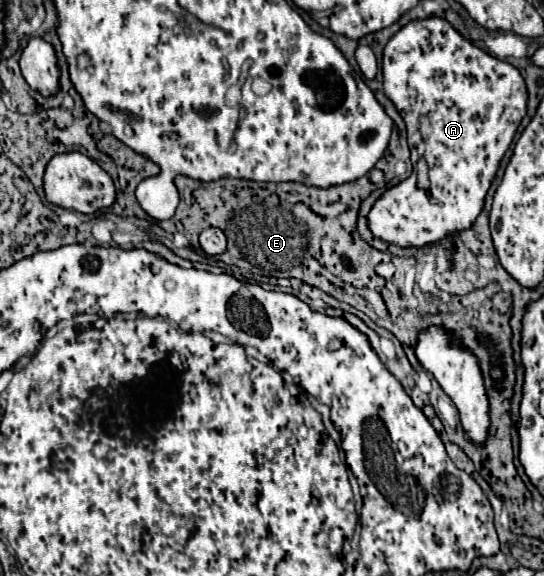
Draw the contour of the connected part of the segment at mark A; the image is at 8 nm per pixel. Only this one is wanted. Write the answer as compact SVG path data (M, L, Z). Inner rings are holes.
M436 16L412 20L388 40L382 54L382 74L384 94L394 102L396 110L406 122L414 170L406 180L388 188L374 202L368 212L368 228L376 238L402 248L422 248L438 244L468 230L482 212L484 198L496 176L500 160L510 148L514 134L522 118L526 116L526 82L512 64L476 48L472 42L462 38L446 20ZM420 158L428 162L428 190L418 186L416 164ZM430 198L436 198L438 202L430 204Z

